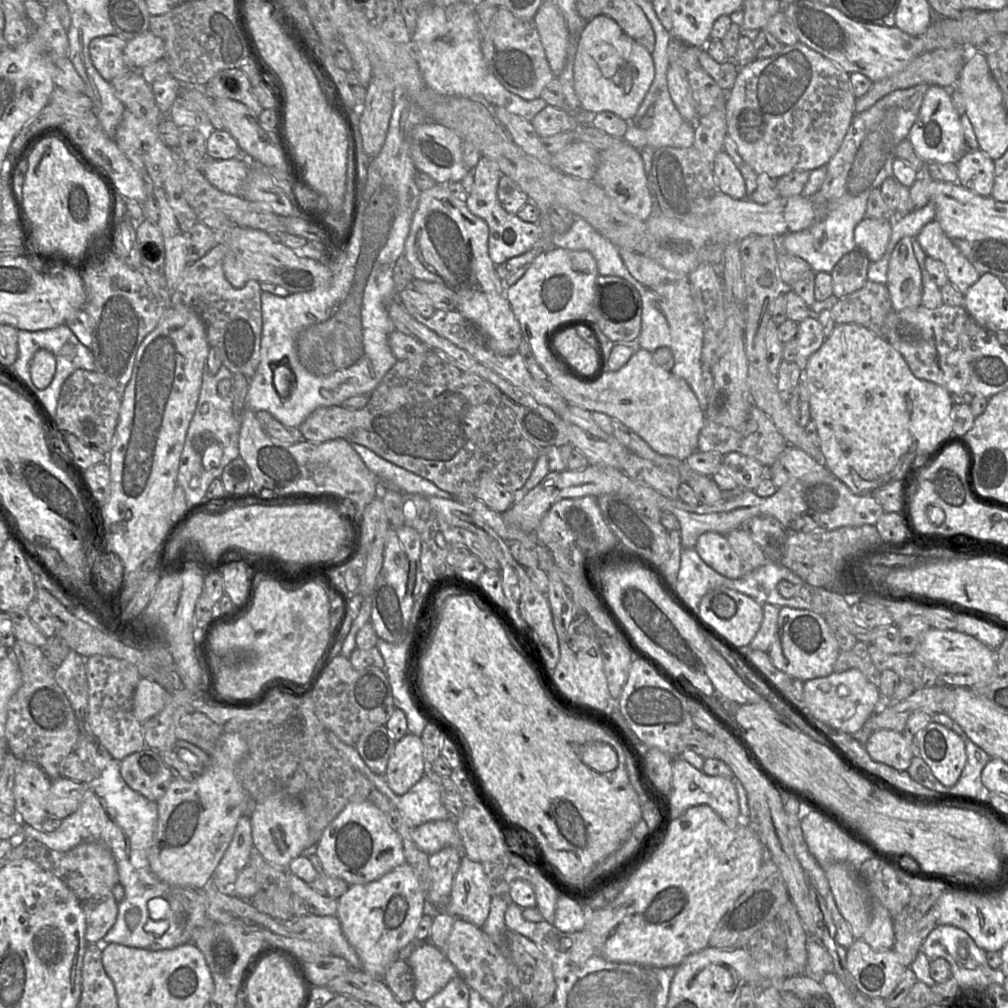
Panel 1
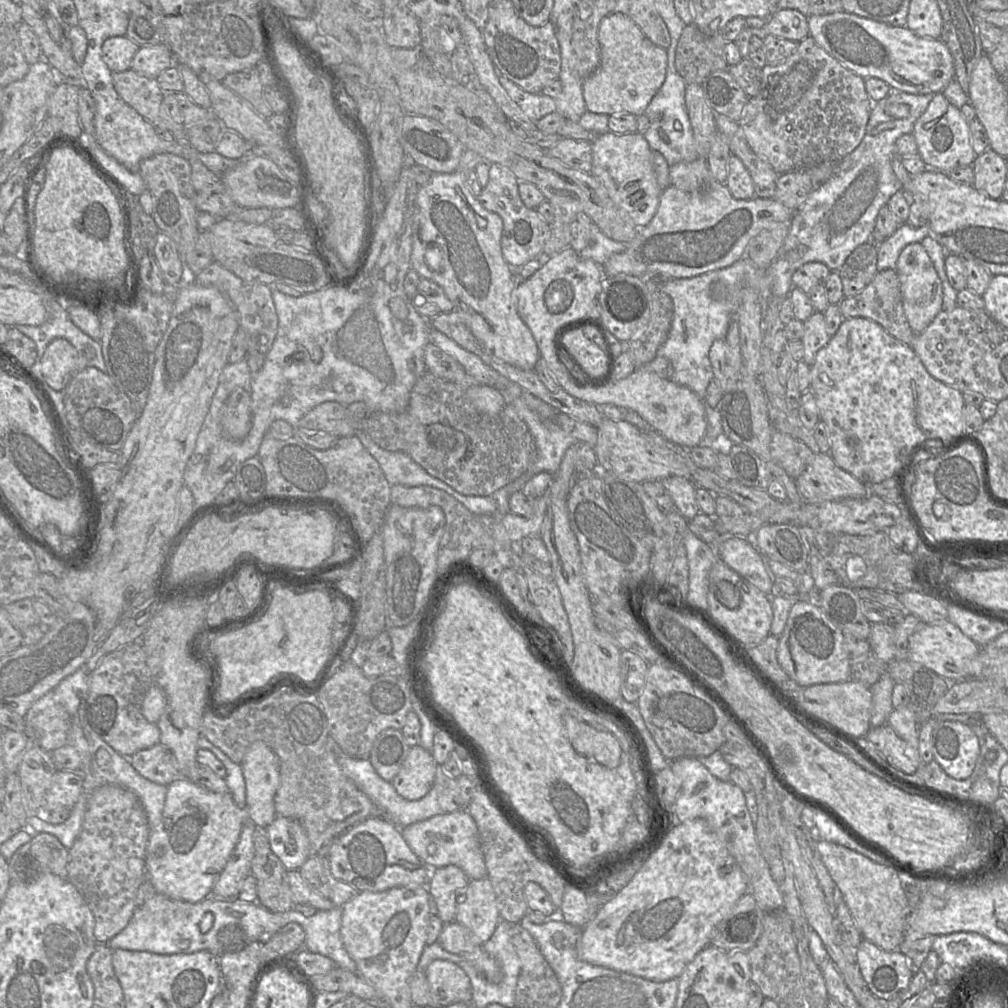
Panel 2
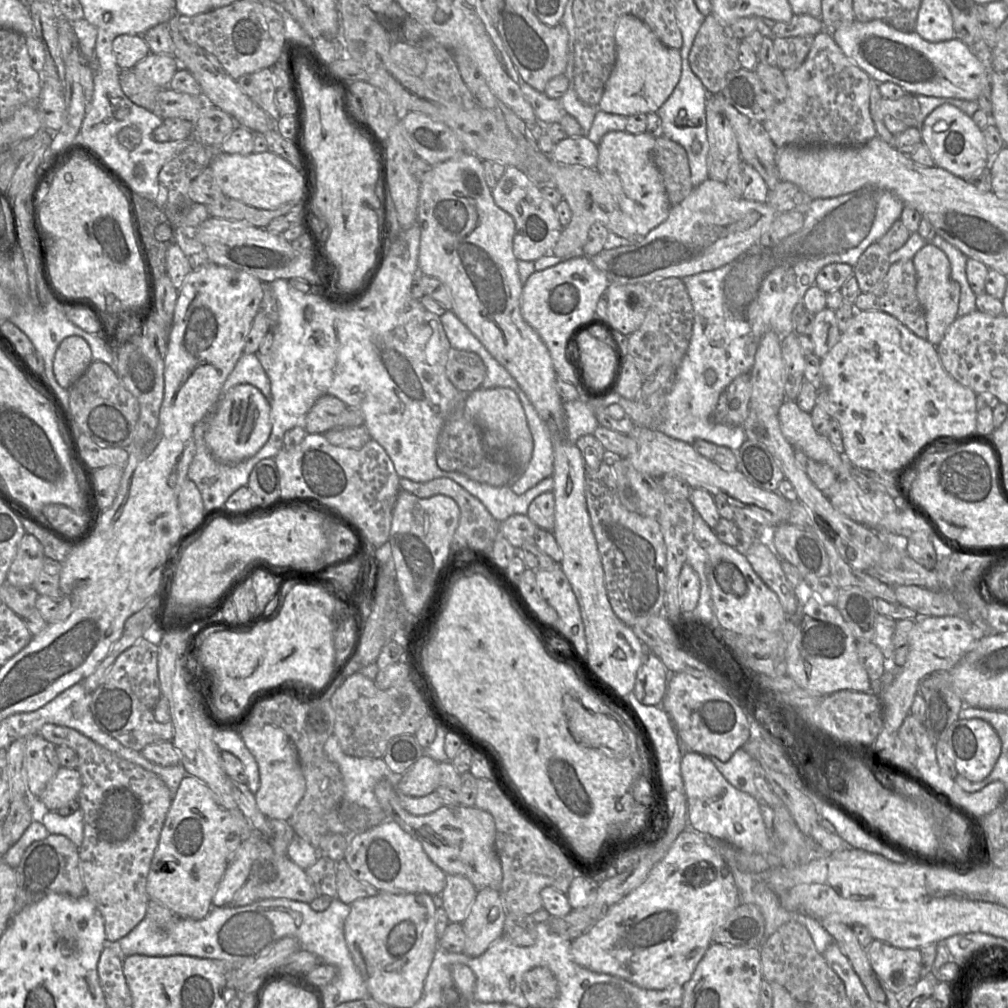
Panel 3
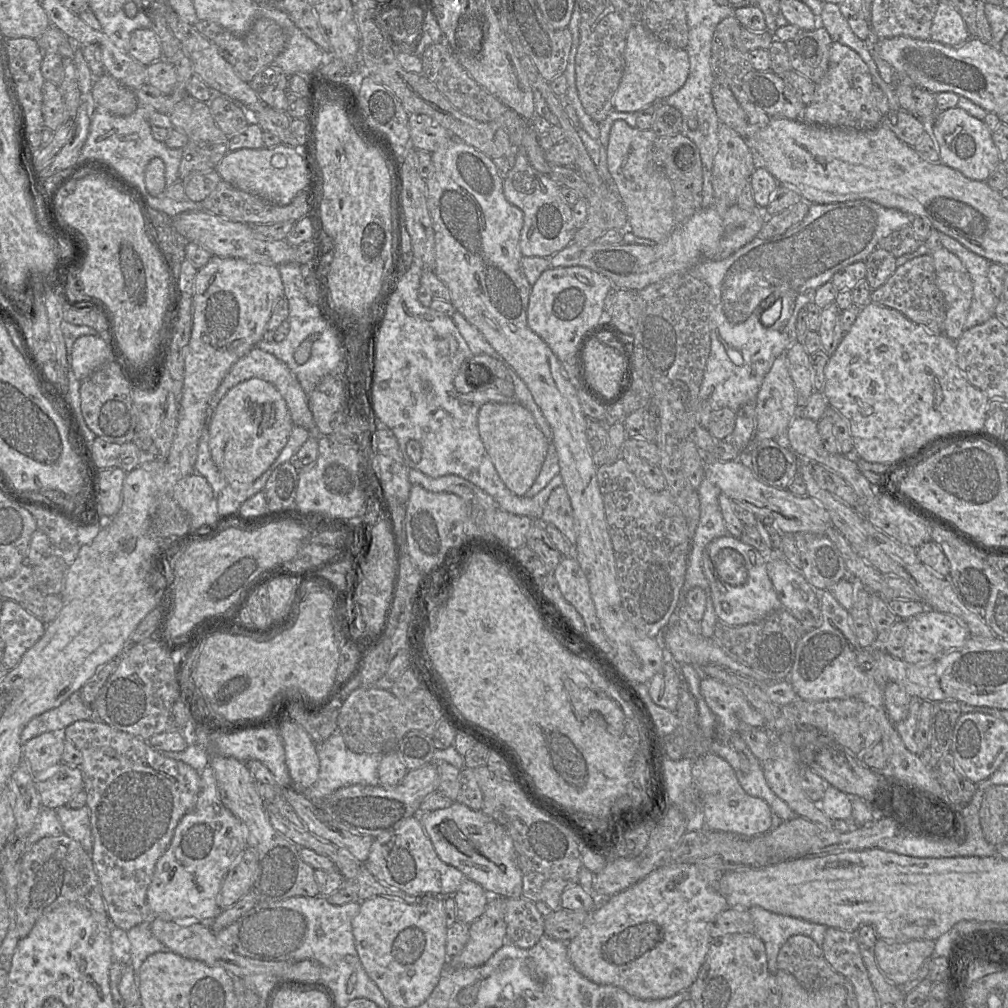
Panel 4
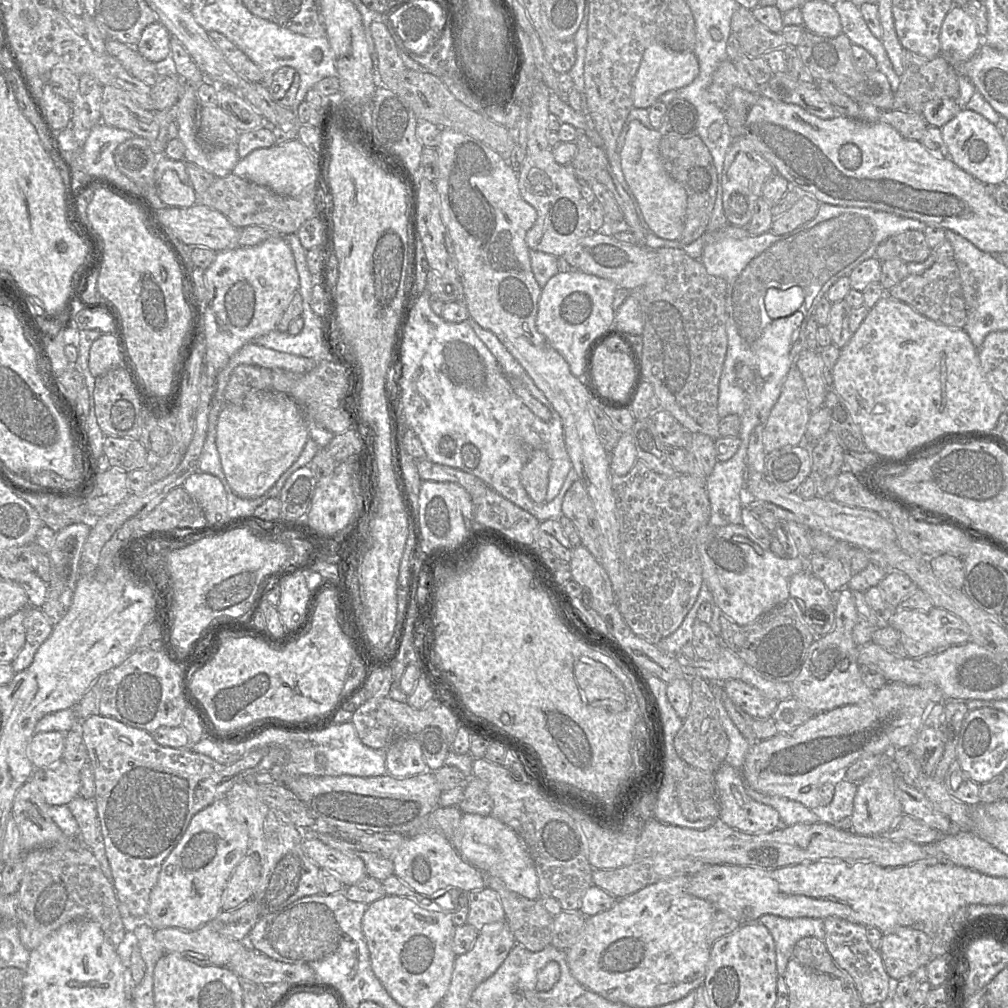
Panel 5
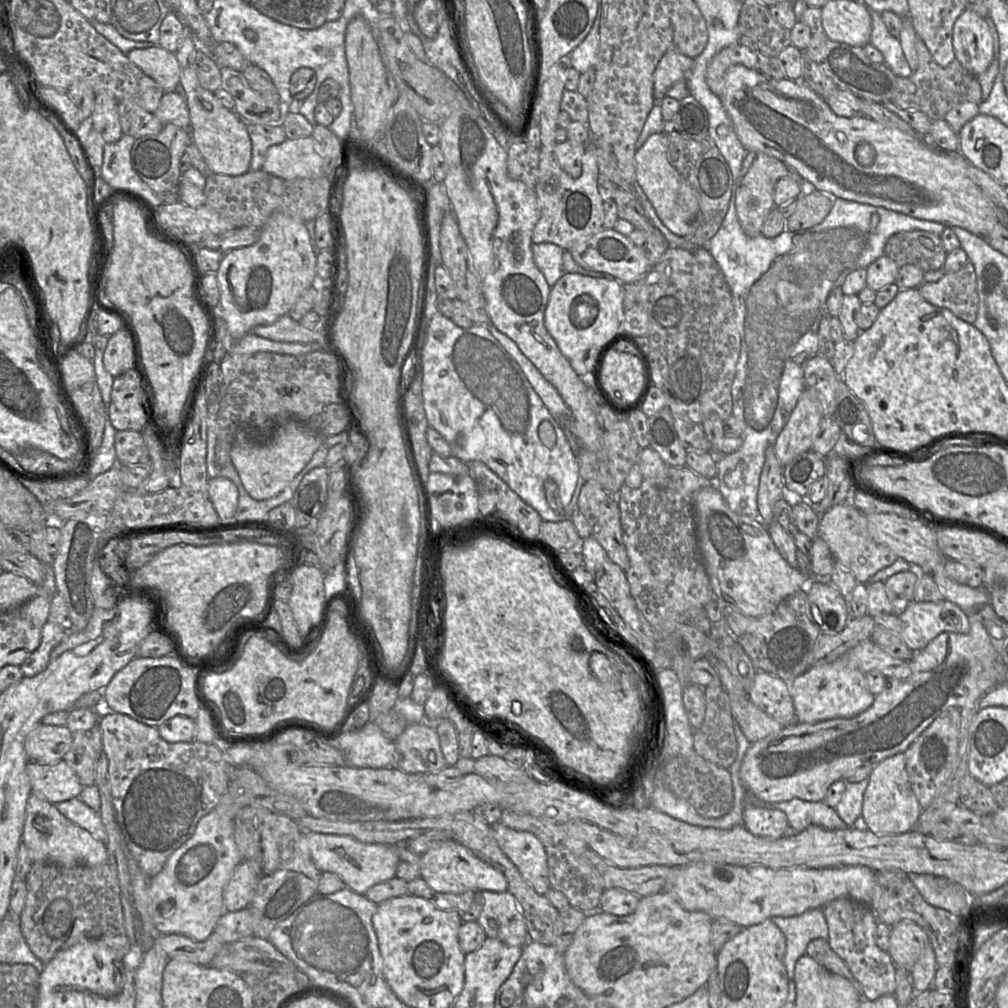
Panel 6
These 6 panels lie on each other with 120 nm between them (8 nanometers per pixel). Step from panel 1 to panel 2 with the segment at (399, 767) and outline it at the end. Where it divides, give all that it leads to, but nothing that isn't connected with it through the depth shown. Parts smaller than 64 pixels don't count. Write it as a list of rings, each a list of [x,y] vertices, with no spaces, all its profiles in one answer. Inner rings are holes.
[[[415,745],[410,748],[391,783],[404,799],[419,800],[433,787],[436,769],[437,763],[431,752]]]

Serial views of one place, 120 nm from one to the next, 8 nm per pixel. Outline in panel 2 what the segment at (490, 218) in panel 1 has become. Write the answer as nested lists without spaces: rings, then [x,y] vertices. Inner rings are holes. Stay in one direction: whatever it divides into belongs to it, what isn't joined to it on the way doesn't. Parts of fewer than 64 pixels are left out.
[[[491,163],[487,185],[477,196],[477,200],[488,211],[499,215],[503,221],[501,251],[504,260],[513,267],[522,267],[537,259],[543,253],[543,247],[550,237],[550,225],[536,211],[527,208],[518,192],[519,180],[514,173],[500,164]]]

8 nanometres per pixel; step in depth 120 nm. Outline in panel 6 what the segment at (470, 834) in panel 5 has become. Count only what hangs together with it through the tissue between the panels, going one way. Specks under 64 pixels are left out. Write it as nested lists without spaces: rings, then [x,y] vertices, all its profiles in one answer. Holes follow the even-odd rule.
[[[501,823],[491,825],[494,837],[521,877],[537,894],[549,889],[547,855],[544,846],[532,833],[517,831]]]

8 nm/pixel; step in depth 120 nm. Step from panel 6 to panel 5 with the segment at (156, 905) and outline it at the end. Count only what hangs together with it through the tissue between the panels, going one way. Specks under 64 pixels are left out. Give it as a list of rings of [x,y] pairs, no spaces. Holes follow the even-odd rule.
[[[224,799],[199,811],[162,863],[150,893],[146,920],[155,930],[169,927],[197,930],[210,923],[222,910],[222,894],[232,872],[248,853],[247,827],[231,816]]]

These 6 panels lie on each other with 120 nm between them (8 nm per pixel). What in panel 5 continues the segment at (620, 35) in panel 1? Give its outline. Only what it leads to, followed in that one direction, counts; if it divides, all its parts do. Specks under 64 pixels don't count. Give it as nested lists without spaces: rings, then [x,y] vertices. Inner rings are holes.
[[[653,43],[643,53],[636,75],[632,80],[634,108],[646,108],[657,102],[663,94],[688,86],[699,74],[699,63],[693,52],[674,51],[660,43]]]

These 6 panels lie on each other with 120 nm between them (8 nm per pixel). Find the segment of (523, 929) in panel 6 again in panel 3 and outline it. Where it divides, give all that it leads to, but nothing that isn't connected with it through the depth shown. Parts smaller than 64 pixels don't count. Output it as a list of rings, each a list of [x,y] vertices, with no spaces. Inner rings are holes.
[[[449,874],[441,892],[442,907],[450,922],[462,923],[476,897],[477,889],[464,876]]]

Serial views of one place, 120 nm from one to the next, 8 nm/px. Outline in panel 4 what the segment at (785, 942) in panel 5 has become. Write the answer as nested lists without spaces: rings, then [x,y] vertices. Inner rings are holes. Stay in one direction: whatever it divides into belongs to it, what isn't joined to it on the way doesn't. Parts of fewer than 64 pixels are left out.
[[[759,906],[748,909],[755,926],[755,934],[764,942],[768,969],[777,972],[777,957],[783,944],[793,935],[805,935],[822,947],[827,926],[801,918],[781,915]]]

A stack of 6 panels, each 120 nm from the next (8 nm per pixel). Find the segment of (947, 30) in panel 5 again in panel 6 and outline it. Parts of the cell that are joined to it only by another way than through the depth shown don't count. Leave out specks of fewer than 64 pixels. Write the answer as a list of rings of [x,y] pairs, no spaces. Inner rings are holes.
[[[964,9],[953,26],[955,59],[971,74],[984,73],[994,58],[994,40],[985,18]]]

